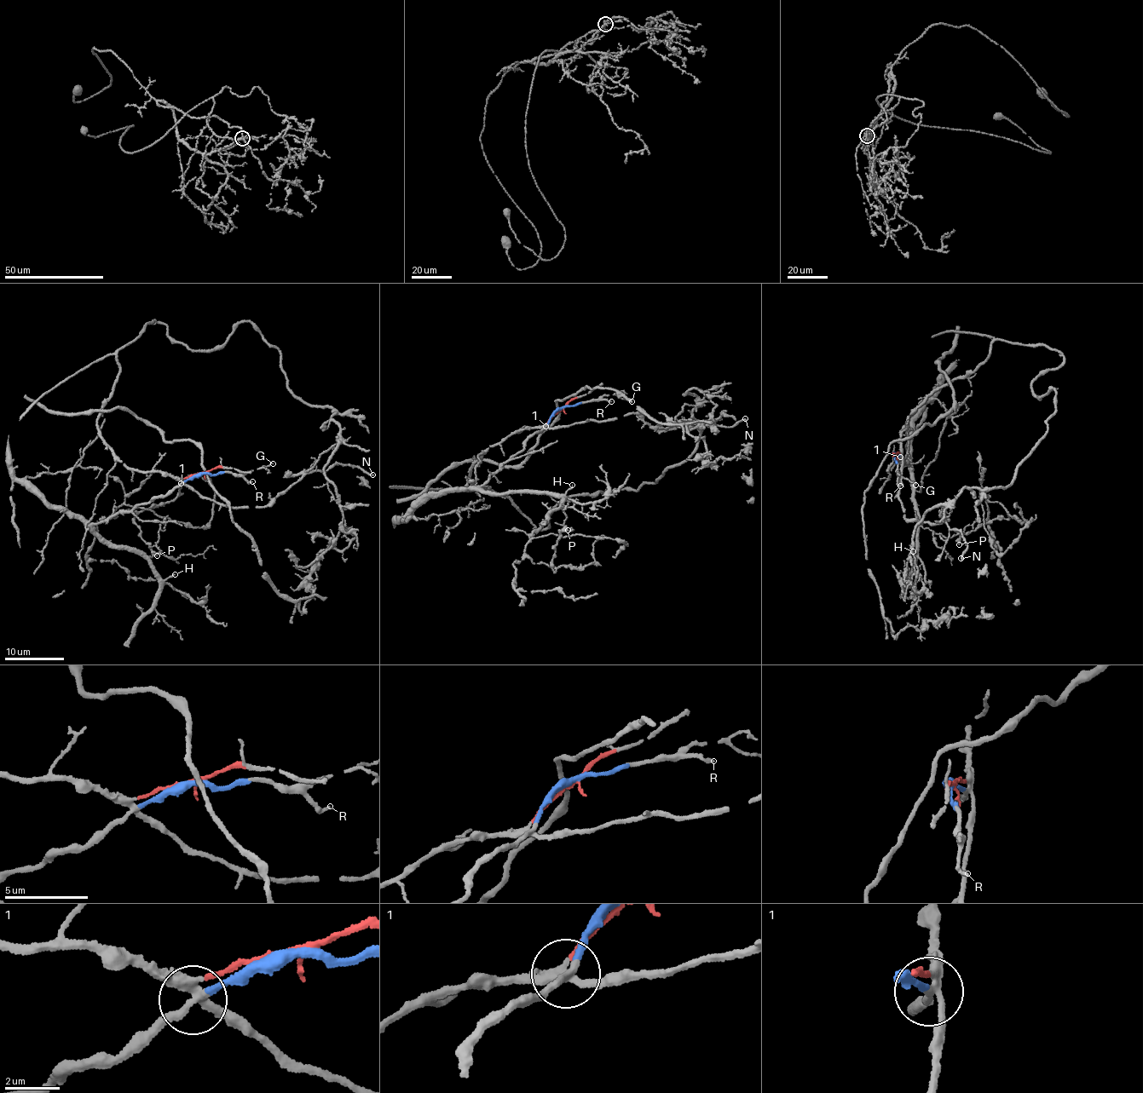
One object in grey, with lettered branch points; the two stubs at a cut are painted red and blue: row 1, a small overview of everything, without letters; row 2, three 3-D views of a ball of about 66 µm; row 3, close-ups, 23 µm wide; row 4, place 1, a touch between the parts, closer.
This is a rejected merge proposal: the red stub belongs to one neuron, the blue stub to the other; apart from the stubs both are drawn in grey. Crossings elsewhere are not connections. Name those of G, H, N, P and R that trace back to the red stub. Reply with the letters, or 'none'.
N

